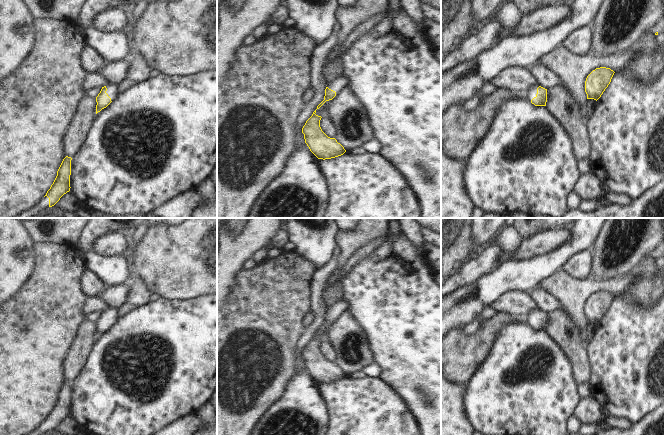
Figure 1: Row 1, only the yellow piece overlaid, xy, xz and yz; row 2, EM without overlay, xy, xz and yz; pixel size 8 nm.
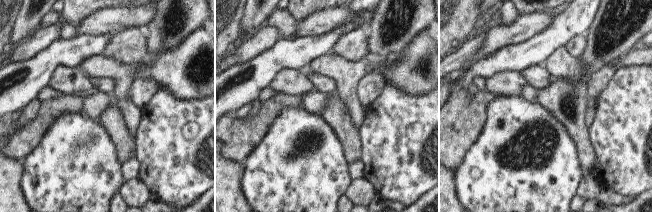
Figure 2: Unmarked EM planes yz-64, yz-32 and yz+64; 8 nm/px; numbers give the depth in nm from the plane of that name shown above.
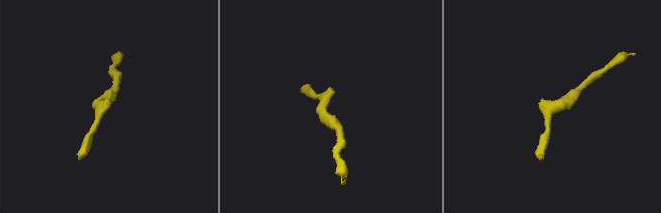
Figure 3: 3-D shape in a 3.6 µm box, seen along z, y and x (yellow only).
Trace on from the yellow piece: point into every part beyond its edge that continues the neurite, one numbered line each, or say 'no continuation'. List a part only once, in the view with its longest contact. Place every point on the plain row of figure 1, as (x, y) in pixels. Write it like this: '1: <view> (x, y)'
1: yz (531, 317)

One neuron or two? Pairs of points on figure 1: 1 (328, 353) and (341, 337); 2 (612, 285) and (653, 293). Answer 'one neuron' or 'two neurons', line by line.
1: two neurons
2: two neurons

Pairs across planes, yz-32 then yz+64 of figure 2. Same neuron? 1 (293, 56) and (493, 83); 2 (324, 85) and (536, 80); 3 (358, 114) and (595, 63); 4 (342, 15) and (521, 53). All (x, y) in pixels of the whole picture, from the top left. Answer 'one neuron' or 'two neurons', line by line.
1: two neurons
2: one neuron
3: two neurons
4: two neurons

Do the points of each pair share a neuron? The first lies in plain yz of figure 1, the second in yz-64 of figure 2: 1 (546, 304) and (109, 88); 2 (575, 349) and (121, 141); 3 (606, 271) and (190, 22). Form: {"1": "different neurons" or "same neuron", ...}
{"1": "same neuron", "2": "same neuron", "3": "same neuron"}

